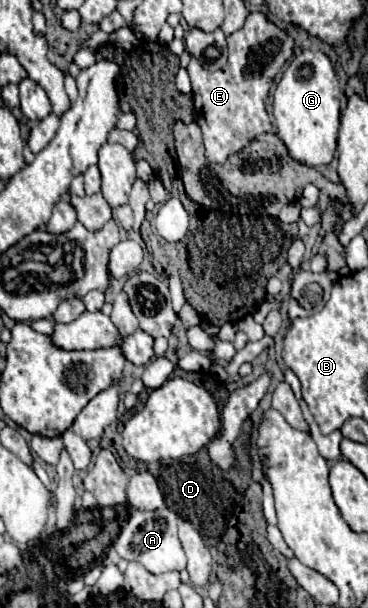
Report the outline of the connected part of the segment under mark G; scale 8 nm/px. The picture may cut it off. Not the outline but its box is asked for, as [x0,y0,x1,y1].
[272,50,342,166]

